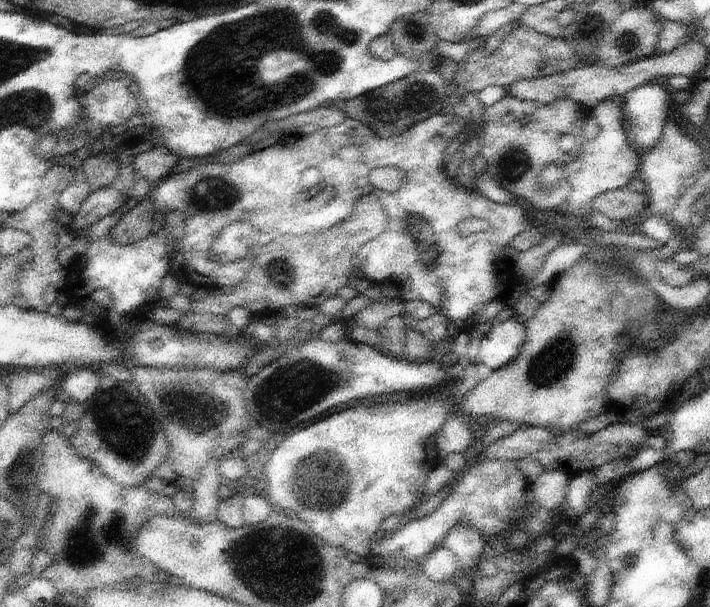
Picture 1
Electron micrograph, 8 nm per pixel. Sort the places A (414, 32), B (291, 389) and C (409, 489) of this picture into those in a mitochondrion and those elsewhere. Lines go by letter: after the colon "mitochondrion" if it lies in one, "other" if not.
A: mitochondrion
B: mitochondrion
C: other

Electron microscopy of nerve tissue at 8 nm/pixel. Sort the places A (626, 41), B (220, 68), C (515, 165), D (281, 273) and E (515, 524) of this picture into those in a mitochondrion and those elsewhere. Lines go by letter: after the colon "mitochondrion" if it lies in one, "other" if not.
A: mitochondrion
B: mitochondrion
C: mitochondrion
D: mitochondrion
E: other

